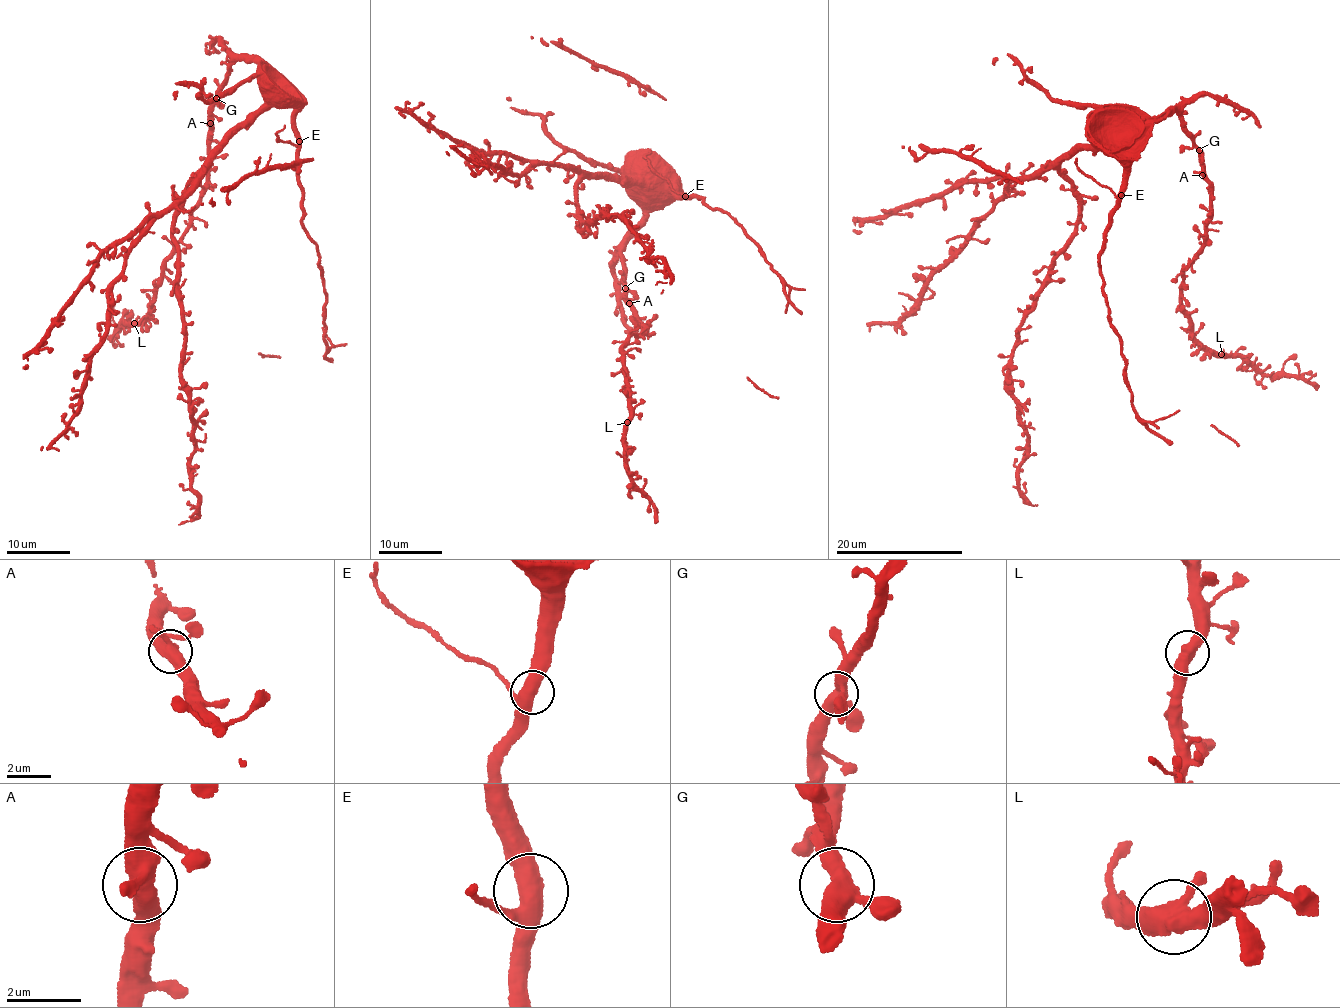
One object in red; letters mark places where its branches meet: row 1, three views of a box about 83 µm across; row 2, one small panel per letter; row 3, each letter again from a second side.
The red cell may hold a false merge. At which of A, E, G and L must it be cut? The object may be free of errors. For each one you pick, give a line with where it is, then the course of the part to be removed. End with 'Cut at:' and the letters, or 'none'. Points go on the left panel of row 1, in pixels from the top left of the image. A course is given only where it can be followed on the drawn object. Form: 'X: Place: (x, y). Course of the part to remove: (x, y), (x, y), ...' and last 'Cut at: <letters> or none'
Cut at: none

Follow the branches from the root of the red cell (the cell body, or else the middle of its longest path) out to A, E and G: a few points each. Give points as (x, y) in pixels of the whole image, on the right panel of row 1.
A: (1120, 130), (1159, 121), (1175, 111), (1181, 116), (1183, 130), (1199, 152), (1202, 175)
E: (1120, 130), (1126, 160), (1125, 188), (1121, 195)
G: (1120, 130), (1159, 121), (1175, 111), (1181, 116), (1183, 130), (1199, 150)

